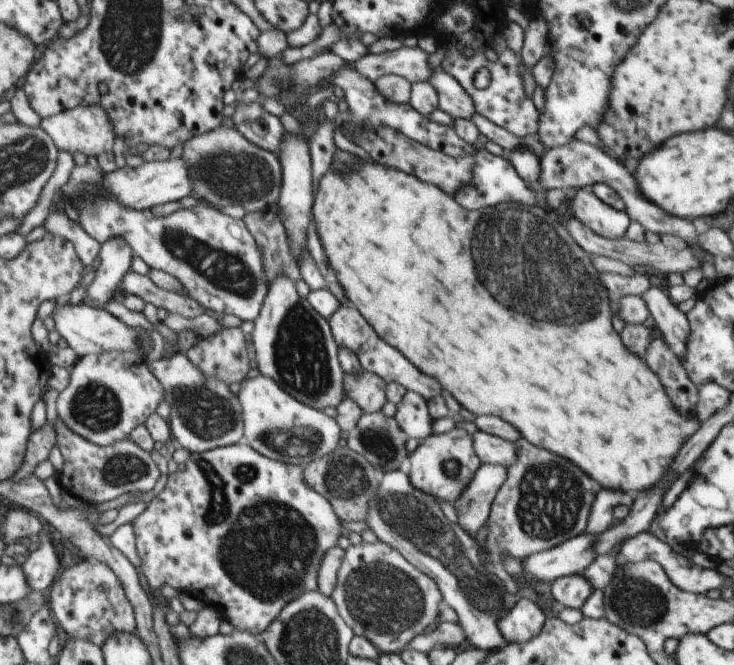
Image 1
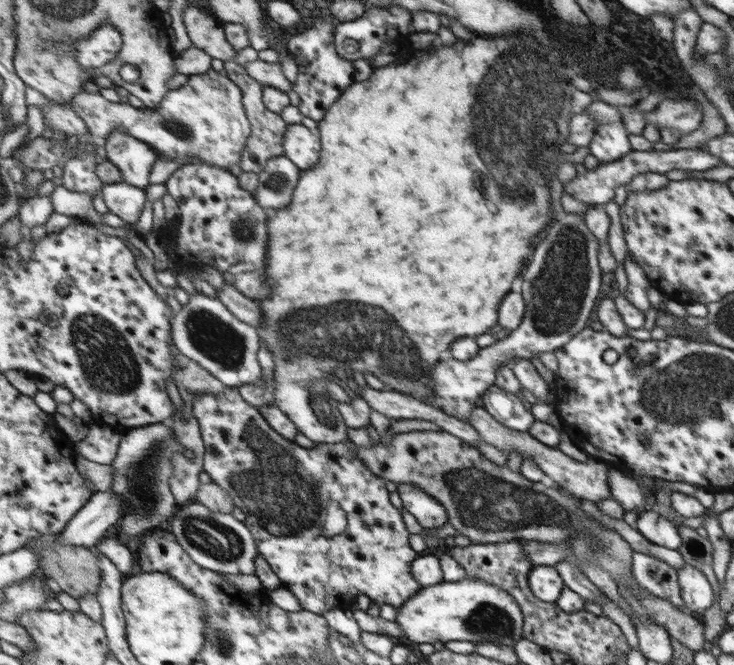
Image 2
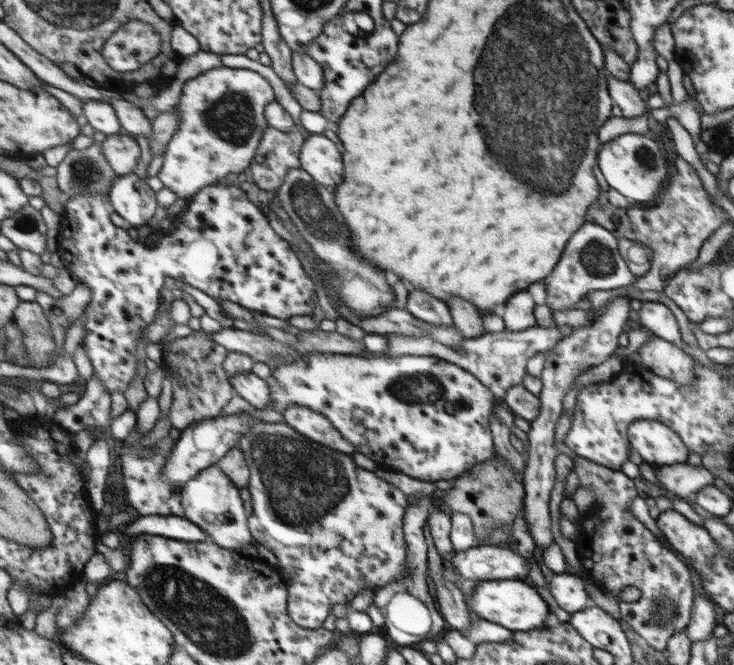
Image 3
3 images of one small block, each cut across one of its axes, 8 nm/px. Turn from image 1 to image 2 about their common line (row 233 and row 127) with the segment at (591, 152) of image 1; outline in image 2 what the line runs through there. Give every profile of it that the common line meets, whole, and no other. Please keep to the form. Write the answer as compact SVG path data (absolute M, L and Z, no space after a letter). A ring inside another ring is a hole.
M661 100L656 109L647 115L646 123L656 126L658 130L670 128L678 130L681 136L694 132L703 120L695 100Z

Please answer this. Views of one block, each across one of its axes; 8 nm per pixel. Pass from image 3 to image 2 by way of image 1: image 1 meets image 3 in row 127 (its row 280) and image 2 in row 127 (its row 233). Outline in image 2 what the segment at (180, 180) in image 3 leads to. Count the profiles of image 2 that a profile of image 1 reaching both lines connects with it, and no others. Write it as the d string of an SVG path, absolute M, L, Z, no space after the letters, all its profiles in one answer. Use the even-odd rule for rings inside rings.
M213 69L204 75L192 75L186 86L171 91L165 97L161 110L136 108L129 102L111 102L101 93L92 94L86 91L78 93L70 105L86 120L93 135L108 139L112 132L122 130L144 142L149 142L164 158L181 161L186 165L204 161L229 170L233 165L240 163L240 153L252 131L250 130L250 120L246 118L246 112L242 106L242 91L227 78L224 72L215 72Z

